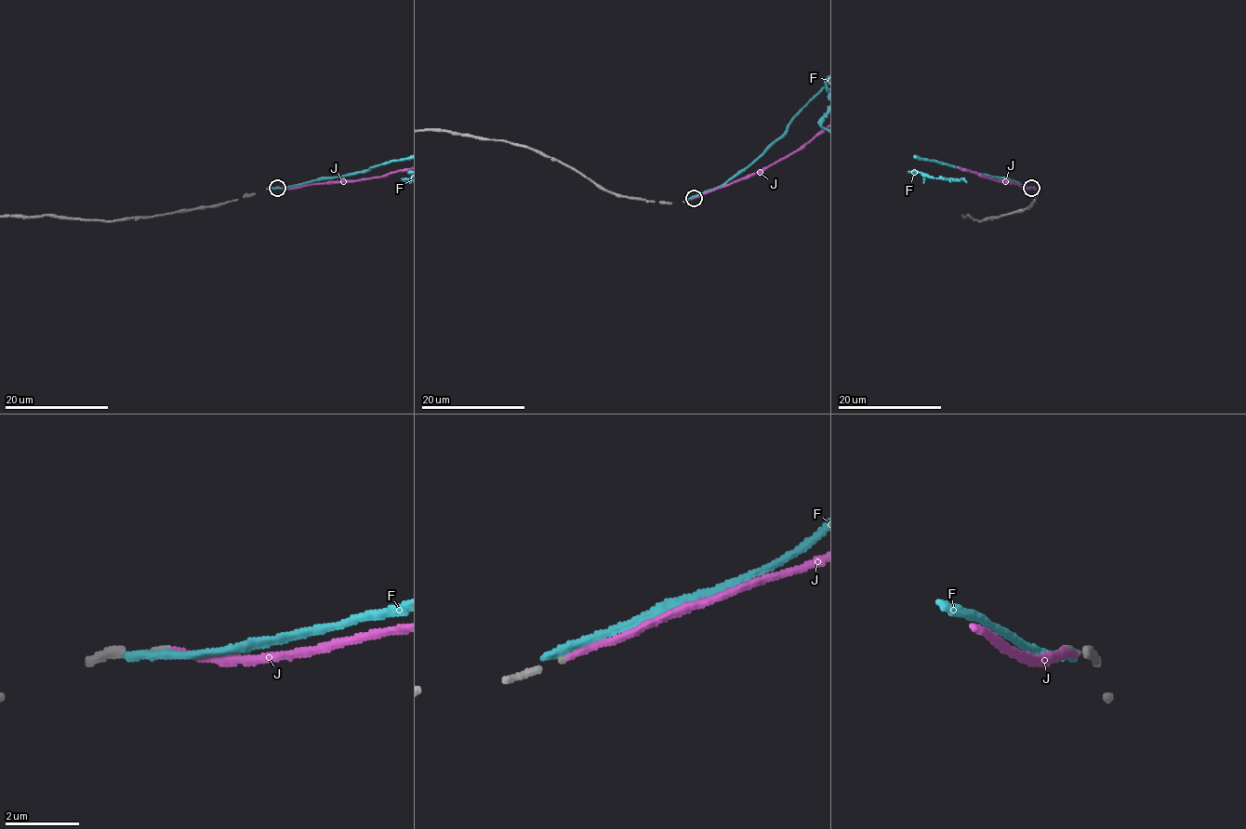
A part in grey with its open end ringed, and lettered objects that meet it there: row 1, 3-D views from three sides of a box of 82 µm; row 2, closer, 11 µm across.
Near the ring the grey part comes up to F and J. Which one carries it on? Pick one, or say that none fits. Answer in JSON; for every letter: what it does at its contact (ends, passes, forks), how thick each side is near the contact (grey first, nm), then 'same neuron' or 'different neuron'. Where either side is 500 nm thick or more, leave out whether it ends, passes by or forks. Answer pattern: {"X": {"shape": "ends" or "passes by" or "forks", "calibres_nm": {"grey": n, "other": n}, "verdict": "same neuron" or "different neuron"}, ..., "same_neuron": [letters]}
{"F": {"shape": "ends", "calibres_nm": {"grey": 120, "other": 280}, "verdict": "different neuron"}, "J": {"shape": "ends", "calibres_nm": {"grey": 120, "other": 200}, "verdict": "same neuron"}, "same_neuron": ["J"]}

